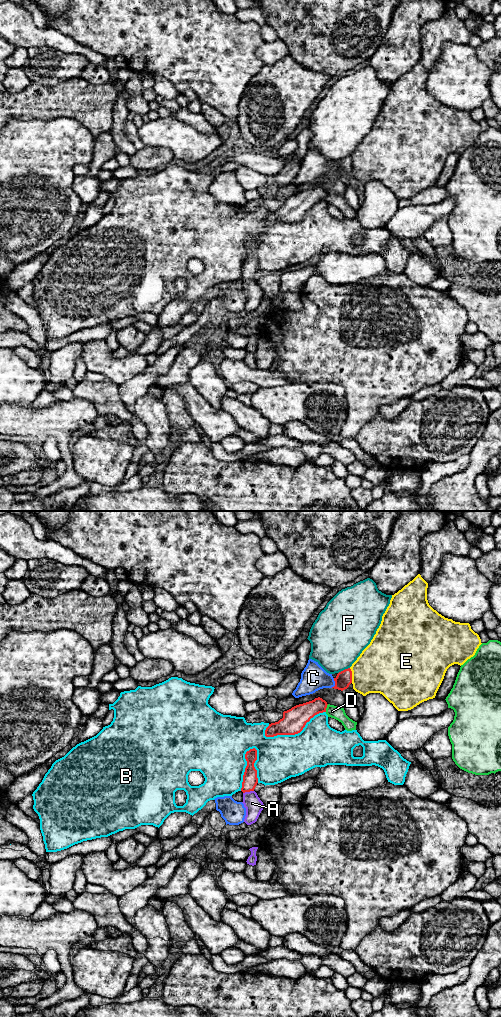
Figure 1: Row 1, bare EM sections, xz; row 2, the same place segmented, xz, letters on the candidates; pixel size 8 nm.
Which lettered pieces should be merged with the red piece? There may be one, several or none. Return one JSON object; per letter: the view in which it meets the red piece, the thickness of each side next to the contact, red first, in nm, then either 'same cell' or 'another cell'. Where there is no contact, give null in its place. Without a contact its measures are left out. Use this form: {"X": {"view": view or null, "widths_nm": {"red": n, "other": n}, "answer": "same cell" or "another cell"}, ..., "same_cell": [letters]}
{"A": {"view": "xz", "widths_nm": {"red": 120, "other": 140}, "answer": "same cell"}, "B": {"view": "xz", "widths_nm": {"red": 120, "other": 420}, "answer": "another cell"}, "C": {"view": "xz", "widths_nm": {"red": 130, "other": 200}, "answer": "another cell"}, "D": {"view": "xz", "widths_nm": {"red": 170, "other": 100}, "answer": "another cell"}, "E": {"view": "xz", "widths_nm": {"red": 130, "other": 400}, "answer": "another cell"}, "F": {"view": "xz", "widths_nm": {"red": 130, "other": 440}, "answer": "another cell"}, "same_cell": ["A"]}

